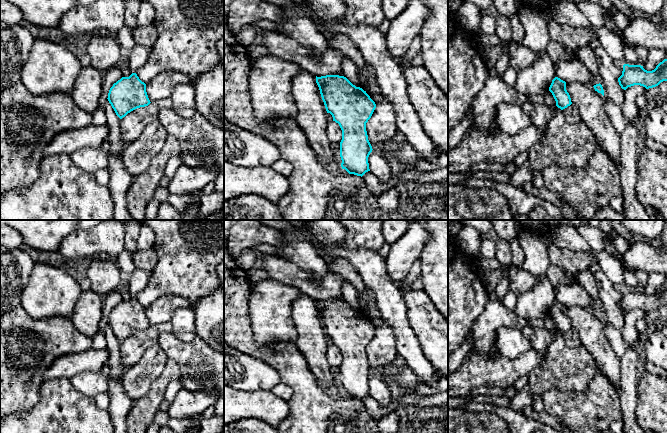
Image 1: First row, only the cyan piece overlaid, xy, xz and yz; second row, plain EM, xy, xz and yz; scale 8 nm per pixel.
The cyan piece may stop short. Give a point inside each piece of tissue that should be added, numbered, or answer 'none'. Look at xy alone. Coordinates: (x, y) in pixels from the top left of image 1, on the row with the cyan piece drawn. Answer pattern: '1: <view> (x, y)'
none

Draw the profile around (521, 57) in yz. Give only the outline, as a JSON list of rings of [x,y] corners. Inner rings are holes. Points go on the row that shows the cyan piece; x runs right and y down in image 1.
[[[498,40],[496,45],[482,48],[483,60],[488,70],[495,67],[497,59],[503,53],[509,55],[510,66],[517,72],[528,68],[538,58],[538,53],[525,46],[522,42],[519,43],[514,40],[503,42]]]

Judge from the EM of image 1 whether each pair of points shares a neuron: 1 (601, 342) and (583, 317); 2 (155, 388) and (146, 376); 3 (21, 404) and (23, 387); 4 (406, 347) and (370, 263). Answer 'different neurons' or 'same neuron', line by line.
1: same neuron
2: different neurons
3: same neuron
4: same neuron

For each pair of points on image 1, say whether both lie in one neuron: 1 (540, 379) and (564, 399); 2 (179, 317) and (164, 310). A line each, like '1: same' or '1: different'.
1: different
2: different

